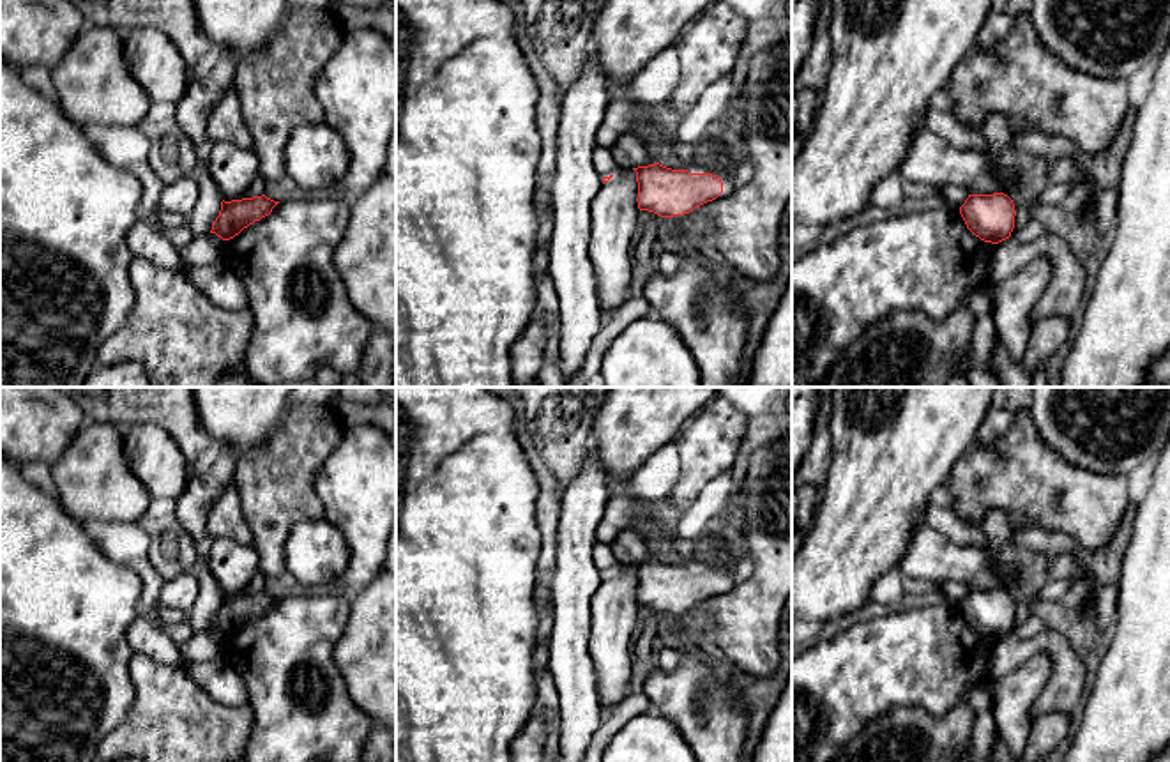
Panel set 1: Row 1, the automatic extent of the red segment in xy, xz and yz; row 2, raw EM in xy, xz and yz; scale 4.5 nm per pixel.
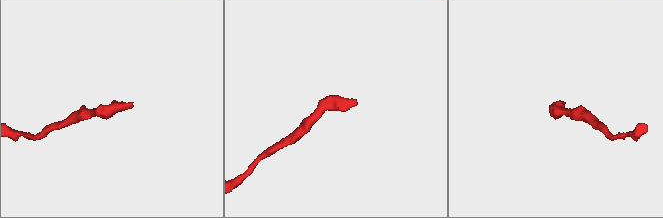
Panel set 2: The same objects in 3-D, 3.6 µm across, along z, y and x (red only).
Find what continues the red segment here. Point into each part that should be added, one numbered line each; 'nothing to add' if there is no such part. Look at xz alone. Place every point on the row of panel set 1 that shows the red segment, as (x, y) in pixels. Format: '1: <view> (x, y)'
1: xz (732, 181)

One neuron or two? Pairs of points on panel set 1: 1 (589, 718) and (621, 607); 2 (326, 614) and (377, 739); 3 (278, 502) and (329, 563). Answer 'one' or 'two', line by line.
1: two
2: two
3: two

